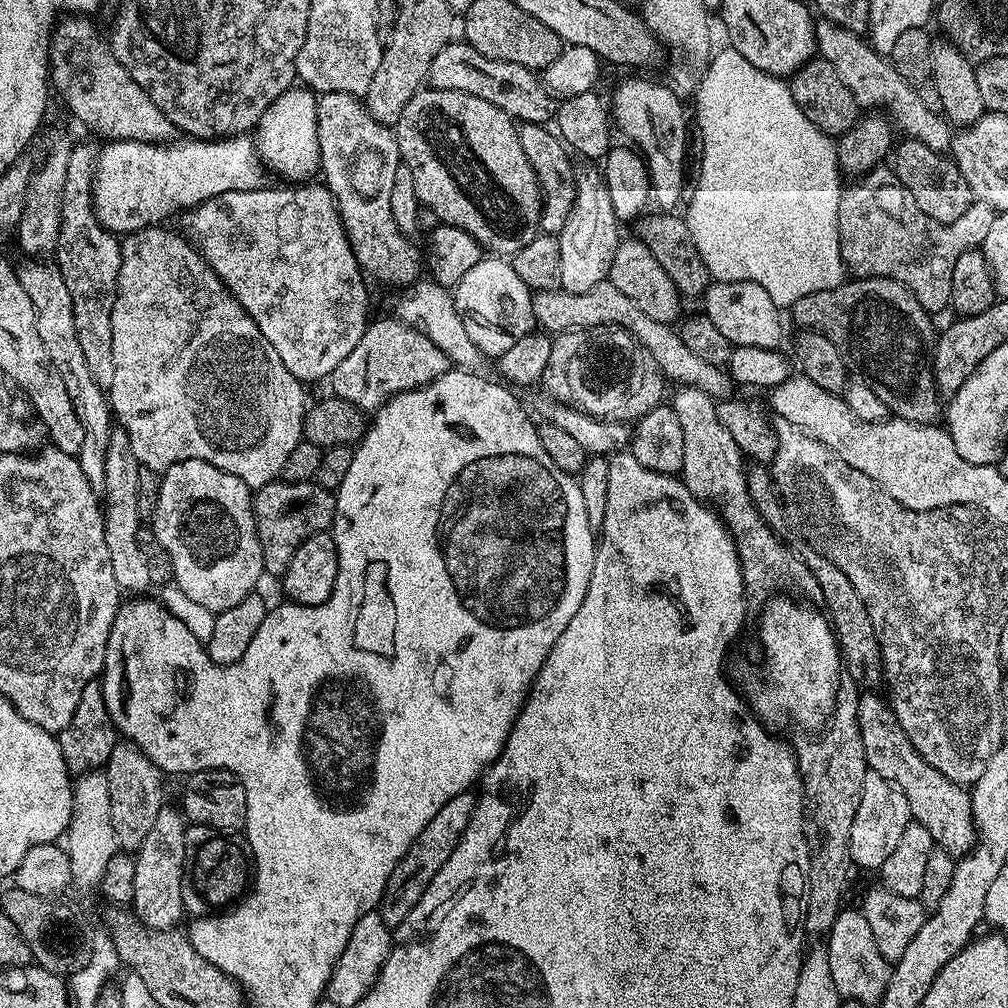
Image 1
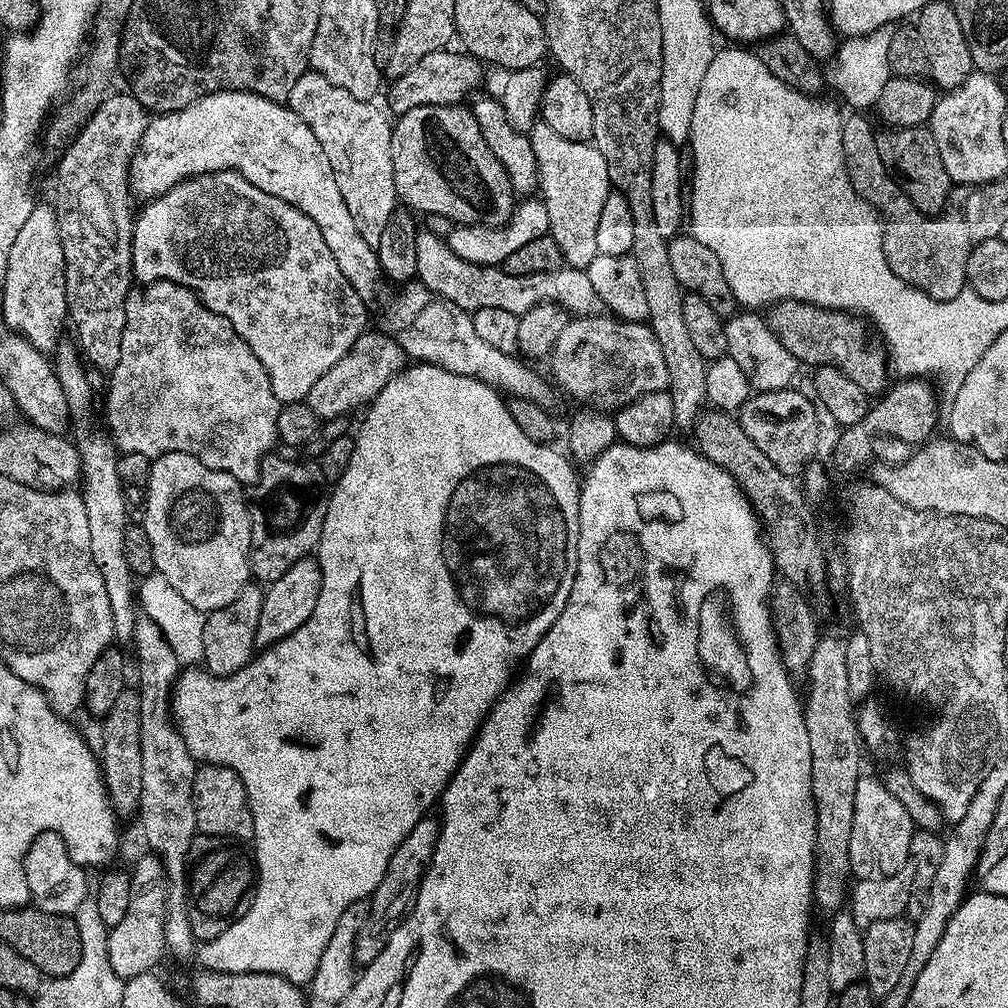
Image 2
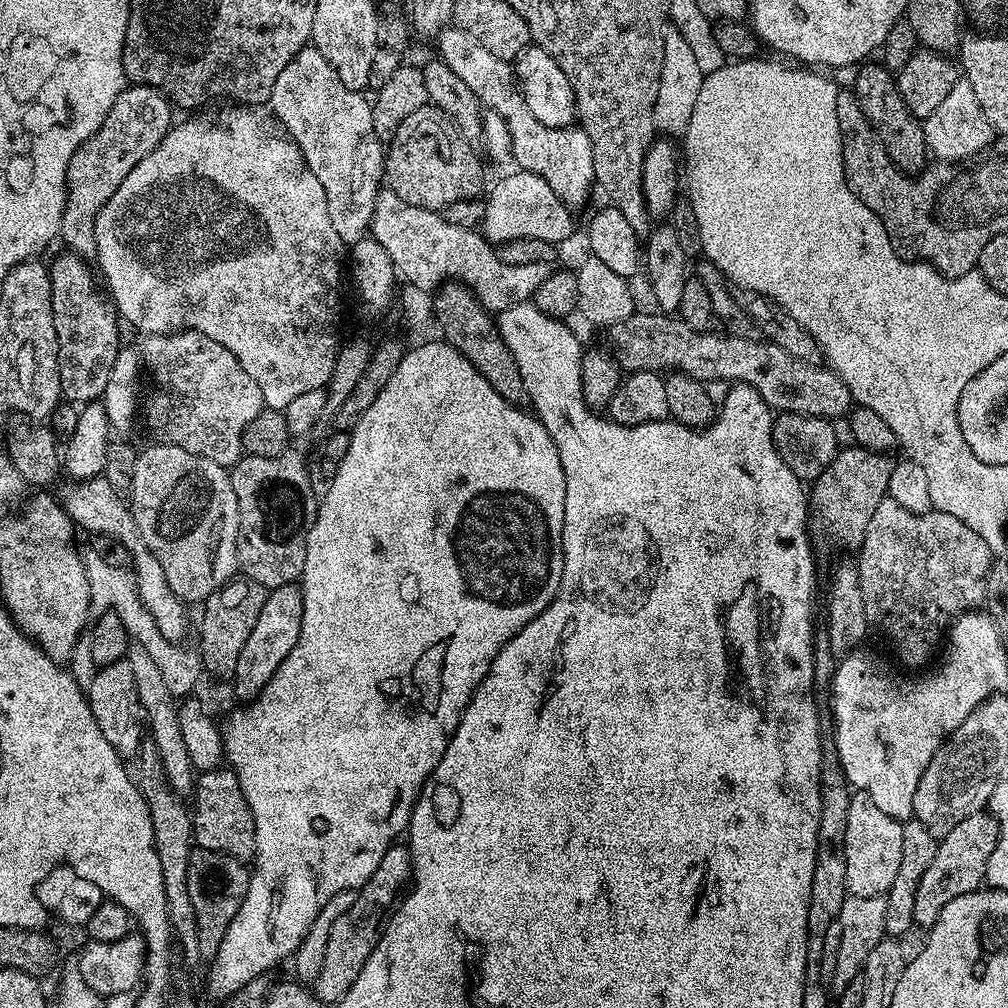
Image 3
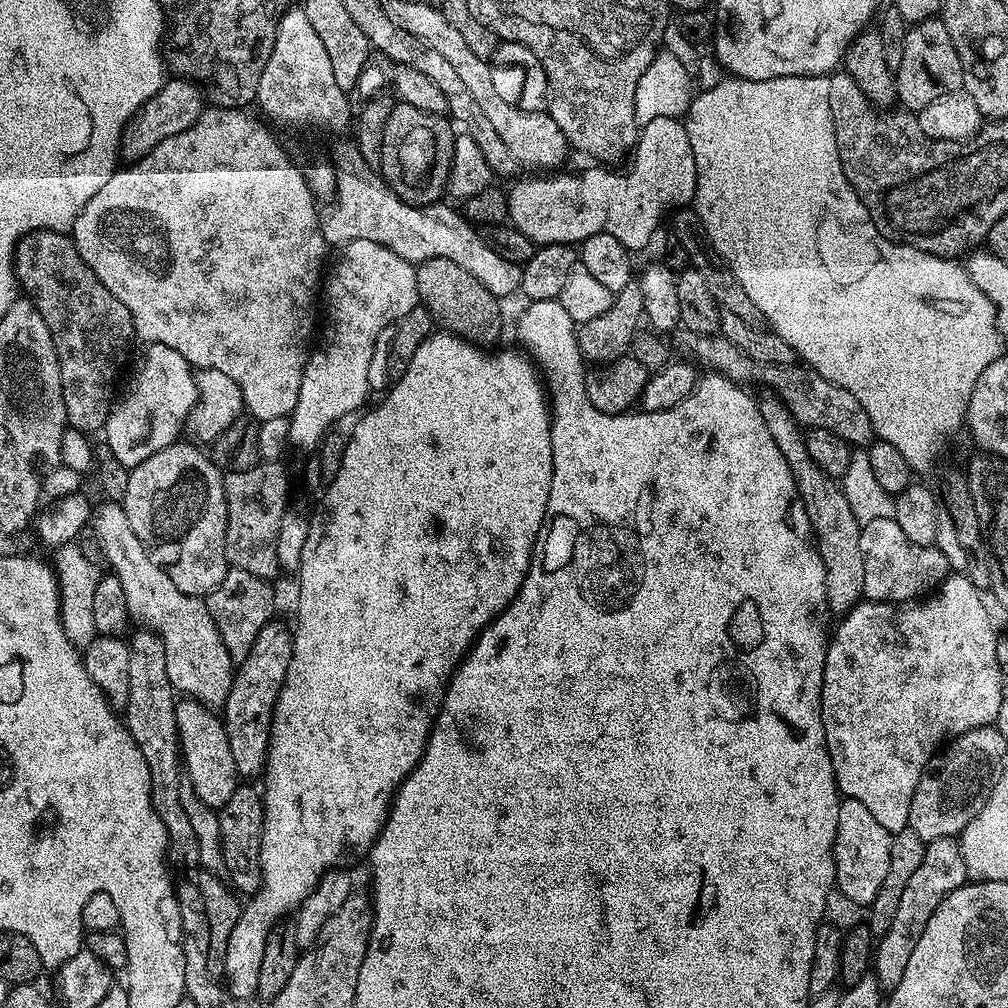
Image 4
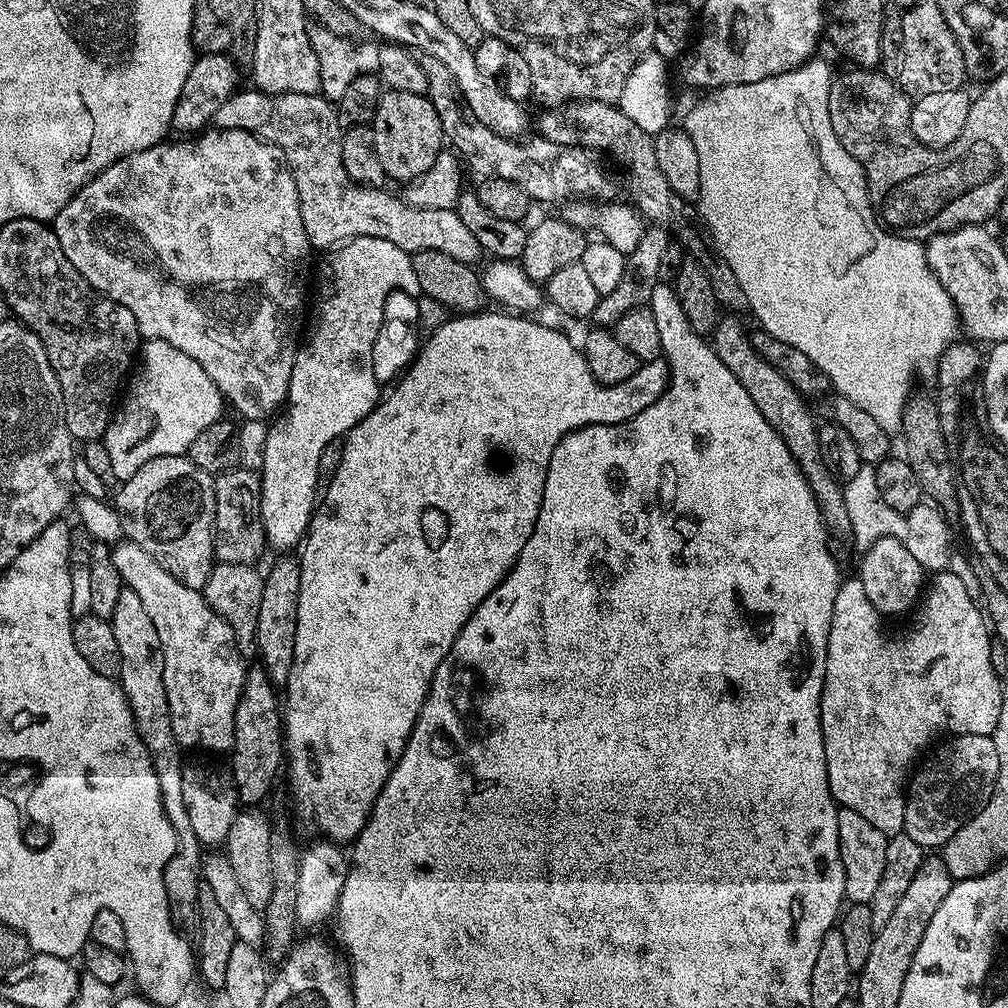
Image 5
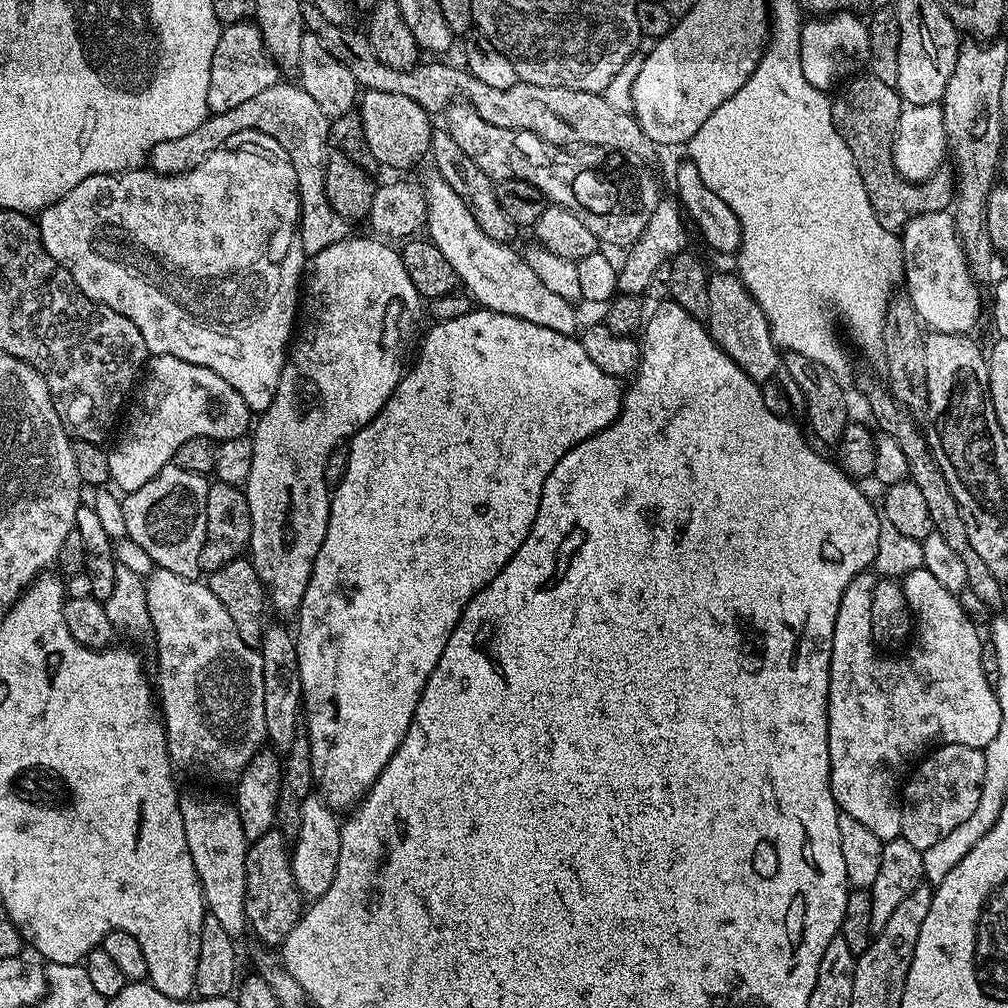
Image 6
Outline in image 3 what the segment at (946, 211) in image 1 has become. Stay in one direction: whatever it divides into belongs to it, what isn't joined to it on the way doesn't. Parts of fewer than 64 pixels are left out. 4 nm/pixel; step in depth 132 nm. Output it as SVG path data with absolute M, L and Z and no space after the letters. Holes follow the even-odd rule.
M864 62L856 68L856 83L854 85L856 100L860 103L862 114L868 119L868 125L876 132L876 136L880 140L880 145L886 150L890 162L894 162L894 166L905 174L919 174L924 171L930 160L928 143L924 137L924 125L917 117L910 114L906 102L902 102L902 94L896 85L895 75L889 69L885 68L883 63L872 63Z

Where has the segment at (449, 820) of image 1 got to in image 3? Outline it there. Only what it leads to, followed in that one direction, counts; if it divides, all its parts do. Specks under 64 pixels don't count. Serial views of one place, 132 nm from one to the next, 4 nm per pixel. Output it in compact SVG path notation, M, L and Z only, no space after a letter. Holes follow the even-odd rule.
M407 847L388 848L386 854L382 854L382 862L378 862L378 870L374 870L374 874L370 874L368 881L356 892L354 906L350 906L346 914L342 914L342 918L334 922L330 930L330 942L326 942L322 974L318 974L314 985L315 996L325 1006L335 1006L344 997L346 990L350 990L350 986L358 982L358 974L362 974L366 958L374 954L380 941L380 933L409 883L411 870L412 857Z

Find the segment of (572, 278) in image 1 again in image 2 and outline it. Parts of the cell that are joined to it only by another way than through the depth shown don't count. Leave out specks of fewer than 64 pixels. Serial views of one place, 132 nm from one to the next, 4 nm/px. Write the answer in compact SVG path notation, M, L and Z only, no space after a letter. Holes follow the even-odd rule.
M537 122L530 131L532 149L536 159L536 174L538 177L538 192L542 197L546 212L549 215L549 233L562 249L565 265L569 268L588 269L590 262L600 255L598 250L598 218L602 215L602 206L610 191L606 158L589 142L570 142L570 138L562 138L562 134L554 134L550 126Z

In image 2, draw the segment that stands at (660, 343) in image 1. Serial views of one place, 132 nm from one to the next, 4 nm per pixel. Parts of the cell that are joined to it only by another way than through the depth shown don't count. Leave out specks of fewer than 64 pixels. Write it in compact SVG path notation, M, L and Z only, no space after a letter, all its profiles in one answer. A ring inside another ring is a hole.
M427 230L416 233L418 246L419 283L425 284L430 291L454 302L462 310L473 314L484 307L497 307L498 310L509 311L511 315L520 317L539 304L557 304L562 306L573 317L594 316L601 311L602 305L594 286L590 286L590 278L583 268L559 268L550 274L506 274L503 267L475 265L474 262L463 261L448 245L447 239L430 234Z

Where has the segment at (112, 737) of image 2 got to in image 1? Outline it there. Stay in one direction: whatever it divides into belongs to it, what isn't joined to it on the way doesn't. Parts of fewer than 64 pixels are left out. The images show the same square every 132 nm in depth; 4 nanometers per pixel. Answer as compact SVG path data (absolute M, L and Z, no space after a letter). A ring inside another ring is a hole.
M131 742L116 743L106 765L106 773L109 778L110 818L113 820L119 847L124 850L138 849L142 846L146 834L150 834L150 826L154 826L158 810L166 806L165 773Z

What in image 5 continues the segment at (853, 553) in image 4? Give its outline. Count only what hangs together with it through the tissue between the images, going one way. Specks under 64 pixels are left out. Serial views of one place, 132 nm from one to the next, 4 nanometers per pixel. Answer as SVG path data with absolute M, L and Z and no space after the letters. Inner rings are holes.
M736 314L721 315L710 337L711 346L726 366L726 370L730 370L730 374L734 374L738 382L742 382L746 394L750 394L750 402L754 402L758 414L766 418L768 427L775 430L778 438L782 438L782 442L786 442L786 450L790 450L790 454L798 462L818 502L818 510L822 514L824 525L828 527L829 533L833 537L847 537L852 528L843 497L843 487L841 481L836 480L834 474L830 474L825 460L822 459L822 446L818 442L820 433L818 420L812 417L812 412L808 409L809 401L801 396L800 391L789 380L782 378L782 374L778 374L778 370L770 366L770 362L766 362L762 354L758 354L758 350L754 350L749 329L744 329L740 318Z

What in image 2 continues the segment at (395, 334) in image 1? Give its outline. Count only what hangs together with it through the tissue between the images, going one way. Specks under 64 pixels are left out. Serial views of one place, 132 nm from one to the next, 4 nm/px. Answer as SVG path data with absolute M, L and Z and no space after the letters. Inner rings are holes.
M366 330L354 342L354 346L314 386L310 386L307 398L308 408L316 415L317 421L325 422L336 416L348 416L355 408L363 409L371 405L376 396L384 389L386 382L390 382L404 371L406 357L402 346L392 336L383 330Z

